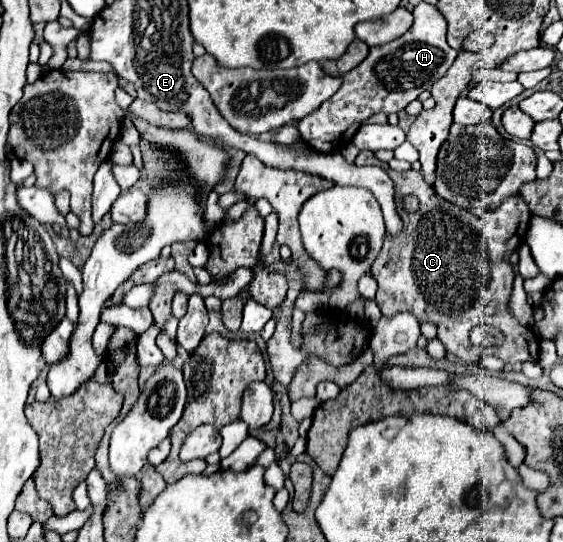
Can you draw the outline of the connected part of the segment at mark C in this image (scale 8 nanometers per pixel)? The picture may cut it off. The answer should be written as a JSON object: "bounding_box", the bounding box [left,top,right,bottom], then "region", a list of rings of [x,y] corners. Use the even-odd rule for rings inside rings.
{"bounding_box":[355,151,529,365],"region":[[[361,151],[355,159],[355,163],[361,165],[381,165],[381,169],[387,171],[395,185],[395,195],[405,197],[405,195],[415,195],[419,197],[419,211],[413,215],[403,213],[403,229],[393,237],[393,241],[383,241],[383,249],[375,263],[369,269],[369,275],[379,283],[377,291],[377,305],[385,317],[393,317],[397,313],[413,313],[421,323],[433,323],[437,327],[437,339],[445,345],[445,349],[453,355],[459,357],[461,363],[465,365],[477,365],[481,353],[477,353],[477,347],[471,345],[469,341],[469,331],[477,325],[483,323],[485,317],[485,305],[509,305],[511,299],[511,289],[513,289],[513,269],[507,265],[507,255],[515,247],[519,247],[527,235],[529,229],[529,209],[525,201],[519,195],[513,195],[505,199],[495,211],[485,211],[481,217],[475,217],[469,211],[459,209],[457,205],[451,205],[449,201],[443,201],[437,197],[433,187],[425,185],[421,181],[419,171],[393,171],[388,165],[375,159],[371,151]],[[455,317],[469,317],[469,327],[455,327]]]}

